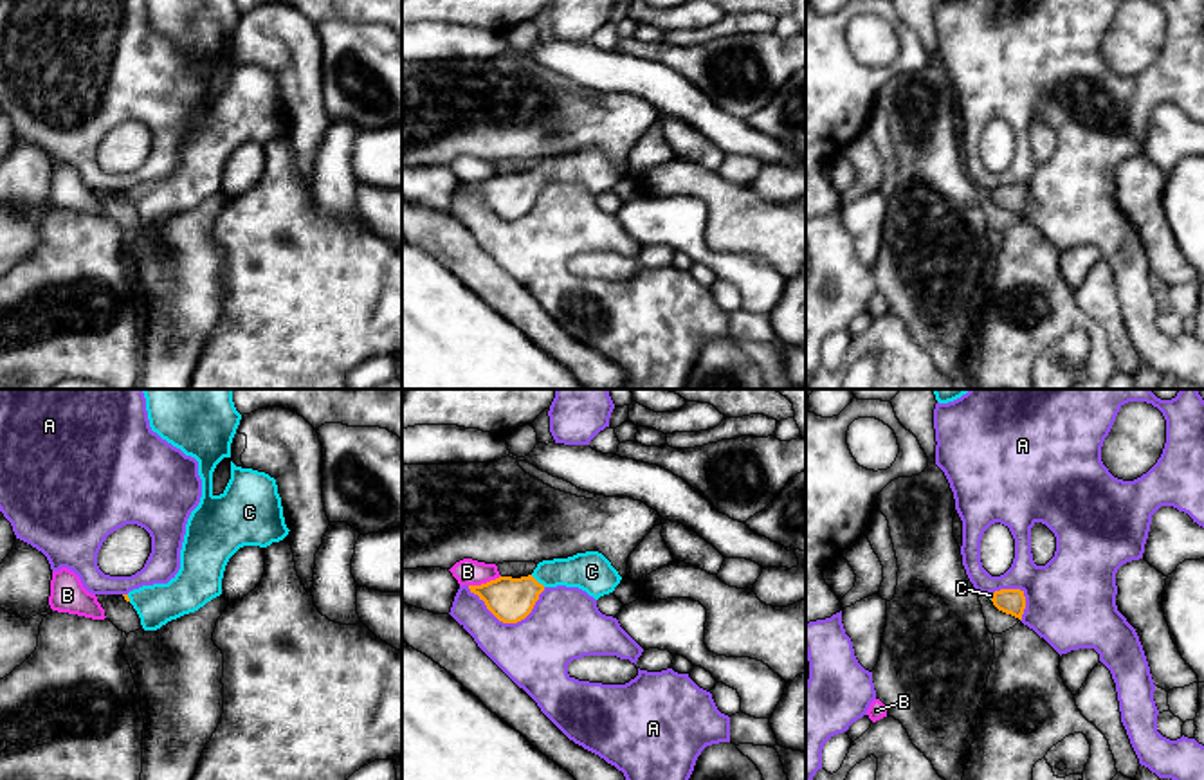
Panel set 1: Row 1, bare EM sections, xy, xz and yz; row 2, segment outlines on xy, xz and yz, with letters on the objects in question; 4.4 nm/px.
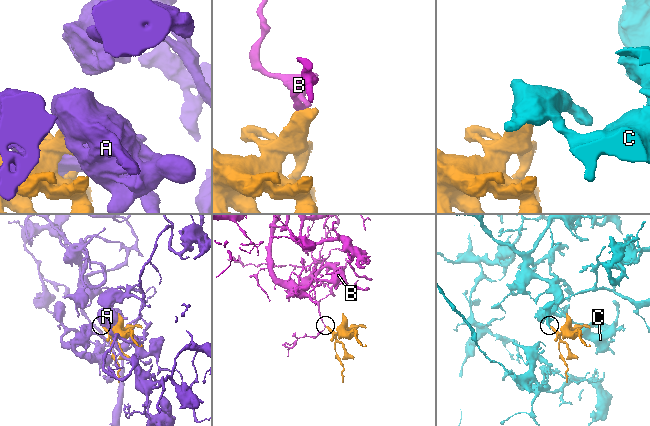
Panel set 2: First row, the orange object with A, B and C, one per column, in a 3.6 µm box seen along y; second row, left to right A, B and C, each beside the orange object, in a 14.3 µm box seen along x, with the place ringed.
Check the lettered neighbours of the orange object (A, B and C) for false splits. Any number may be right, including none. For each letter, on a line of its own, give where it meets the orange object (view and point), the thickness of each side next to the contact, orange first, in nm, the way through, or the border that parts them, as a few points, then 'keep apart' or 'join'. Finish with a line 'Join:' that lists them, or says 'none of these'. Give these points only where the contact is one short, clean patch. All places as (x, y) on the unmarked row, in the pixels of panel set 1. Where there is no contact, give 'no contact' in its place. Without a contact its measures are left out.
A: xz (509, 218) | 200/320 nm | keep apart
B: xz (483, 181) | 200/120 nm | along xz (500, 172), (469, 182) | keep apart
C: xz (536, 177) | 200/180 nm | across xz (510, 197), (536, 177), (556, 168), (590, 168) | join
Join: C

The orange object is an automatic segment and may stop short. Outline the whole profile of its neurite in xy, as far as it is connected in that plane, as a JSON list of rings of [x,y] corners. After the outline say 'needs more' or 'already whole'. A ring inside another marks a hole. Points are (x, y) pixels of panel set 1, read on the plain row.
[[[146,0],[150,23],[162,36],[180,45],[186,52],[198,58],[198,72],[202,76],[202,94],[198,103],[191,108],[186,132],[180,146],[180,166],[168,180],[142,182],[123,191],[133,202],[141,214],[144,227],[157,227],[171,216],[195,209],[207,198],[222,191],[222,175],[229,155],[243,142],[267,144],[288,132],[283,113],[281,94],[278,90],[276,76],[265,68],[236,63],[231,58],[231,76],[220,92],[213,90],[213,68],[223,54],[231,54],[231,40],[240,22],[242,11],[234,0]]]; needs more

